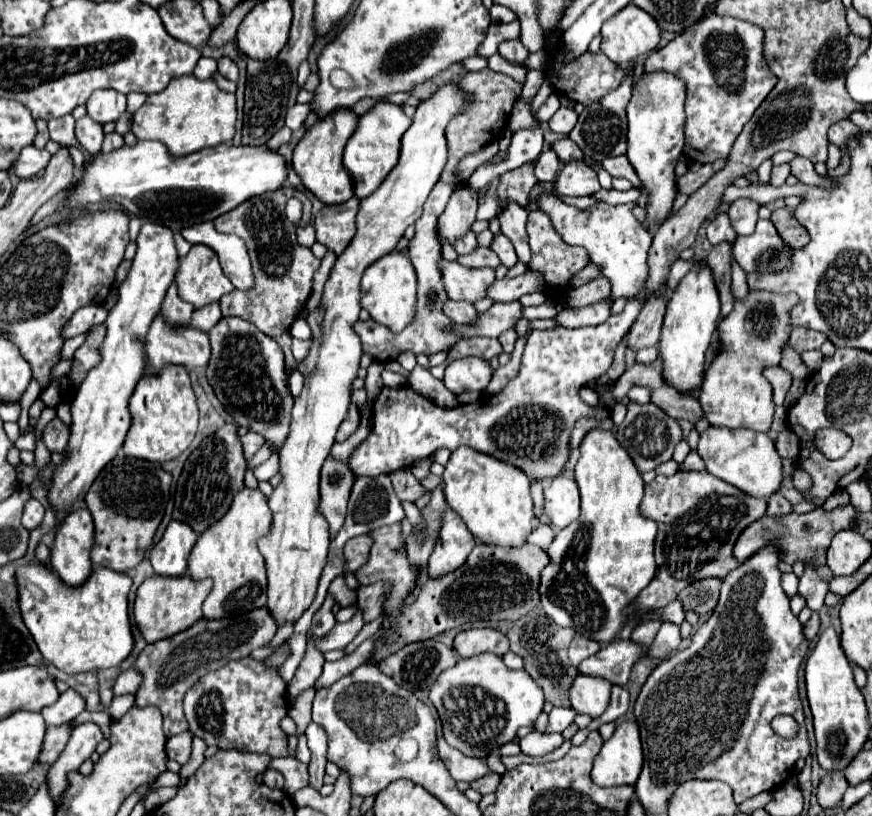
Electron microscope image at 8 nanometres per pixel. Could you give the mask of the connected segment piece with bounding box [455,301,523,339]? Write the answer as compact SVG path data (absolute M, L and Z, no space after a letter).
M519 301L511 303L495 303L489 311L481 313L477 325L455 325L461 337L493 337L497 339L501 333L515 329L515 325L523 319L523 305Z

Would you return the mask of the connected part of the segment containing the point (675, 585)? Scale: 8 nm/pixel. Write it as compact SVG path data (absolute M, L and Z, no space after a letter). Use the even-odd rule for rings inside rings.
M677 471L671 477L657 475L645 485L645 497L639 509L643 517L653 519L659 525L659 531L655 539L657 573L643 593L639 593L635 615L641 609L669 605L695 581L707 577L723 579L731 569L737 569L741 563L733 555L735 541L747 525L765 515L767 501L749 497L707 471Z

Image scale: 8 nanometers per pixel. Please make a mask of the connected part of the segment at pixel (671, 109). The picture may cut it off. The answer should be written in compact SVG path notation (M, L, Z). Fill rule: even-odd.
M645 73L641 75L641 79L635 83L633 87L633 97L627 105L627 117L629 117L629 133L627 133L627 157L633 165L633 169L637 171L639 179L641 179L641 189L647 193L647 219L645 219L645 227L649 227L649 223L657 223L661 225L661 221L665 221L671 215L673 209L673 201L677 197L677 175L675 175L675 165L679 161L679 155L683 151L683 123L685 123L685 111L683 111L683 103L685 103L685 85L683 81L675 79L671 73Z

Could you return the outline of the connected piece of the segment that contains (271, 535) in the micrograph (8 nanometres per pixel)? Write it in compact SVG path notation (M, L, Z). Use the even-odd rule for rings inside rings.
M459 83L441 85L431 97L421 101L415 109L413 123L401 139L399 165L387 175L387 179L361 201L357 215L357 233L347 249L337 257L331 277L325 283L321 297L323 319L319 321L321 337L311 339L309 355L297 365L297 371L305 377L303 391L295 397L291 409L291 429L279 449L279 473L281 483L269 497L273 513L271 531L257 541L267 565L267 609L277 621L277 627L285 623L297 623L315 599L319 577L327 563L329 531L327 521L319 513L319 471L329 455L335 433L349 413L353 381L357 379L361 361L361 337L355 333L355 323L361 311L361 275L363 271L395 249L403 231L413 225L423 209L423 203L435 183L439 181L447 163L447 137L445 129L449 121L469 109L473 95L463 91Z

